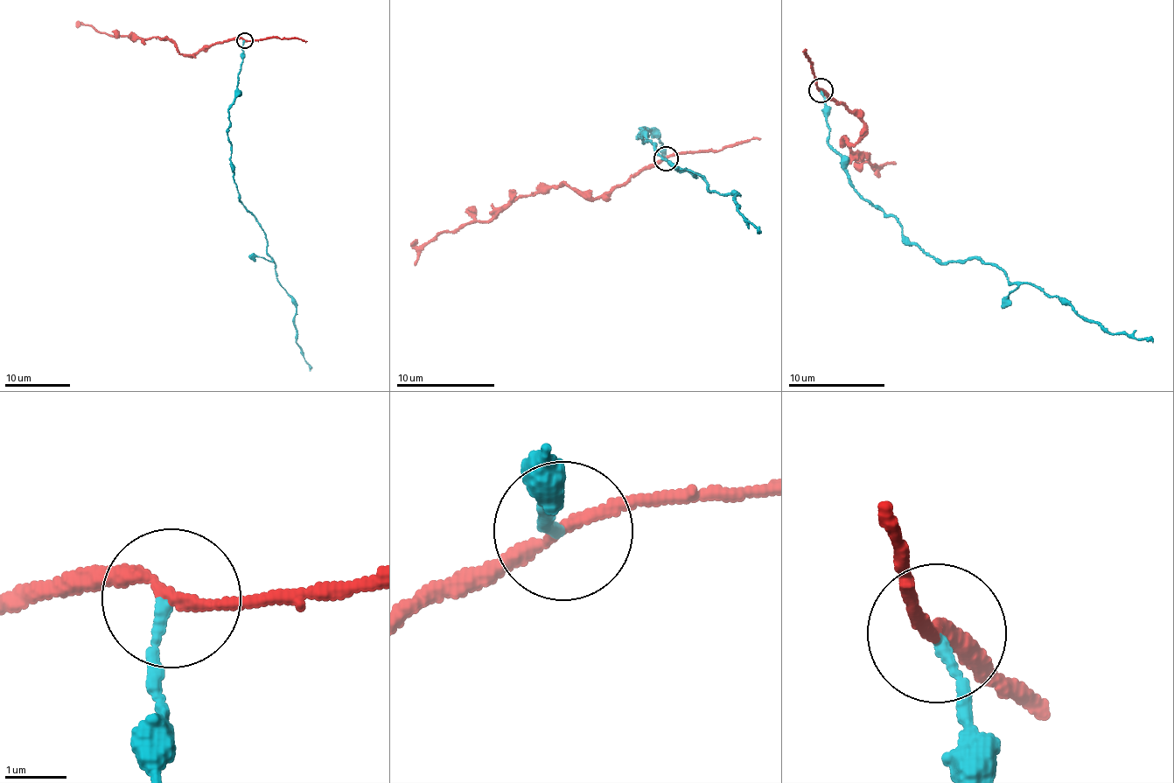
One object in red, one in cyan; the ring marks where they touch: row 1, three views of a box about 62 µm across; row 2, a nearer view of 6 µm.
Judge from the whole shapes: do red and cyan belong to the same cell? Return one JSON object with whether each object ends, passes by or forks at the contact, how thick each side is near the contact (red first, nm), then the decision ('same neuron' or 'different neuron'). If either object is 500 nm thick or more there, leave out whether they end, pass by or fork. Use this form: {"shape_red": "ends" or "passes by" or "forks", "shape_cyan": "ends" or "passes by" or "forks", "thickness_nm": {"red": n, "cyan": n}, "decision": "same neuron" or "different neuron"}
{"shape_red": "passes by", "shape_cyan": "ends", "thickness_nm": {"red": 180, "cyan": 140}, "decision": "different neuron"}

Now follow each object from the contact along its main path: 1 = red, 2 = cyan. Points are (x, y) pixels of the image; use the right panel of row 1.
1: (820, 90), (859, 118), (864, 129), (855, 144), (845, 138), (853, 155), (868, 153), (876, 170), (895, 163)
2: (820, 90), (849, 183), (895, 217), (904, 241), (943, 262), (994, 266), (1110, 332), (1153, 339)

